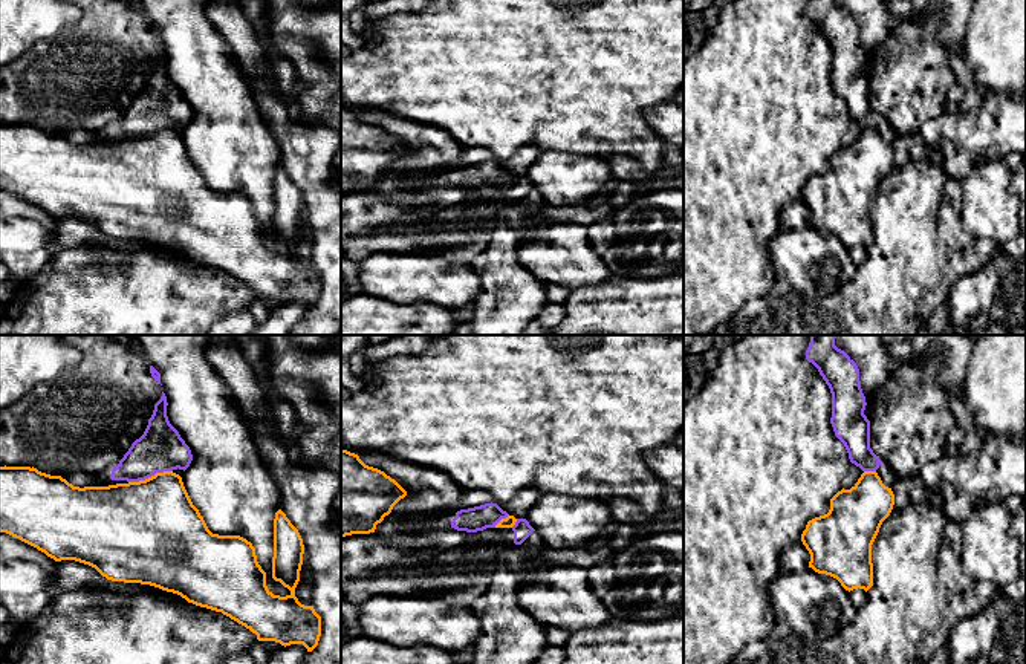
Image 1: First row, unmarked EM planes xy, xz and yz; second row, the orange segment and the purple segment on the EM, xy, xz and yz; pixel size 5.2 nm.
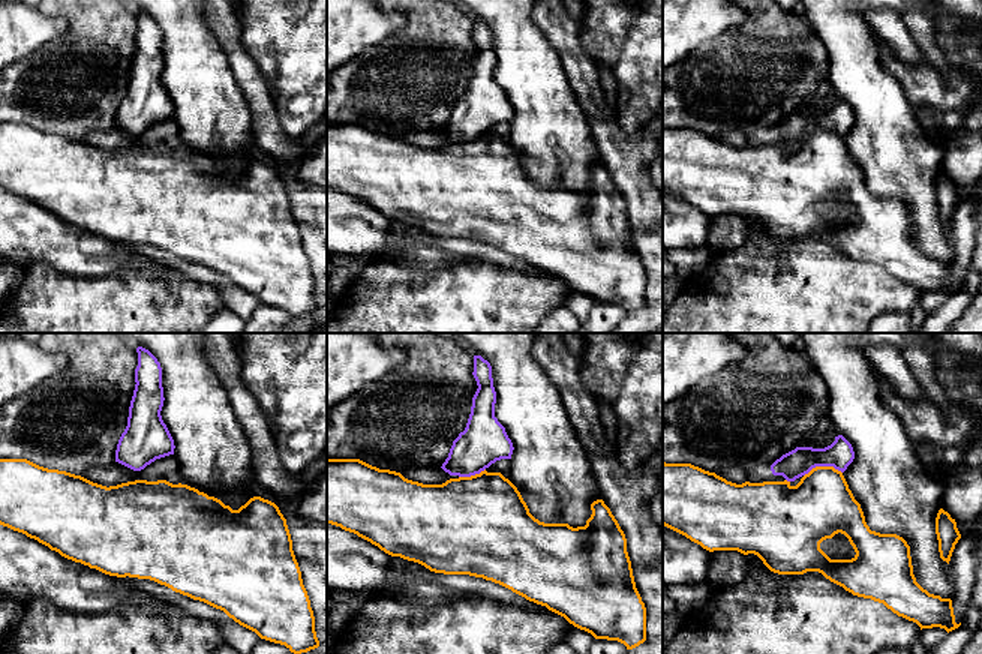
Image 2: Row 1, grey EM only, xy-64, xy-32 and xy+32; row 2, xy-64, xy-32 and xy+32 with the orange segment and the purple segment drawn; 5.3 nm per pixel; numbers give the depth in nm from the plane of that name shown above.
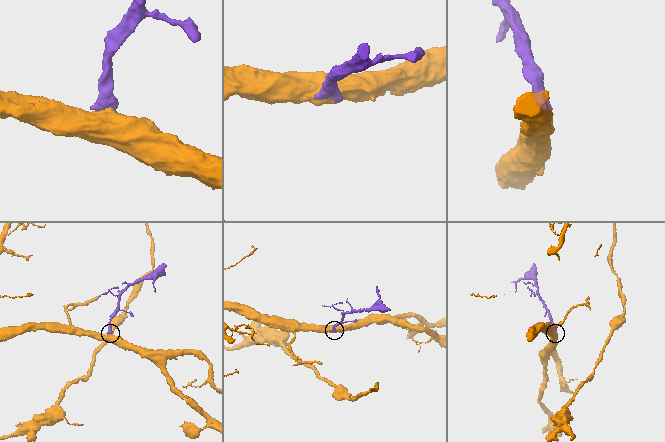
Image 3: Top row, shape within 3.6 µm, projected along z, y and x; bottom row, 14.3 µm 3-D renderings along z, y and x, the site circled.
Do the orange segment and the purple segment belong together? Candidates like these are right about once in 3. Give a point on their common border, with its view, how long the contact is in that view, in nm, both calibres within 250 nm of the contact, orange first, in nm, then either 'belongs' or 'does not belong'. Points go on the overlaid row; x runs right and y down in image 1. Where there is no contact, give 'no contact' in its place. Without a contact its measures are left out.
contact xy (152, 476); length 240 nm; calibres 480 and 240 nm; does not belong

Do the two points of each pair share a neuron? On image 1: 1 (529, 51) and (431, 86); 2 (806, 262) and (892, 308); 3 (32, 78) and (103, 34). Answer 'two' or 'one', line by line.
1: one
2: two
3: one

